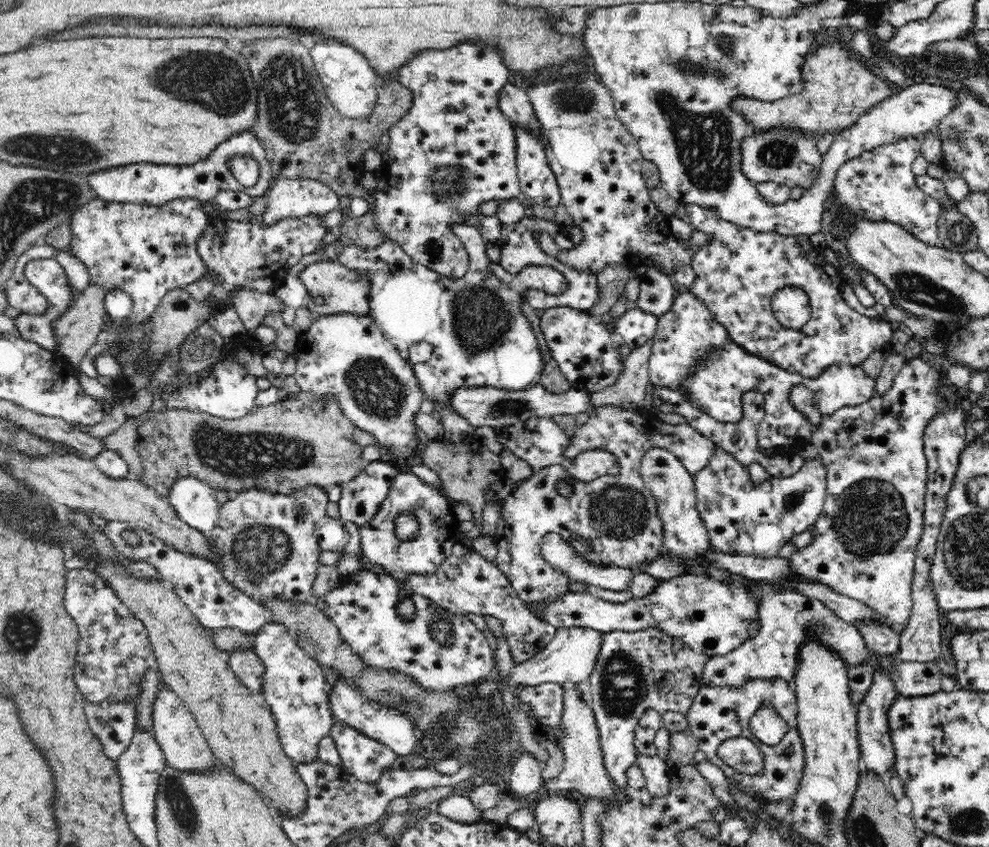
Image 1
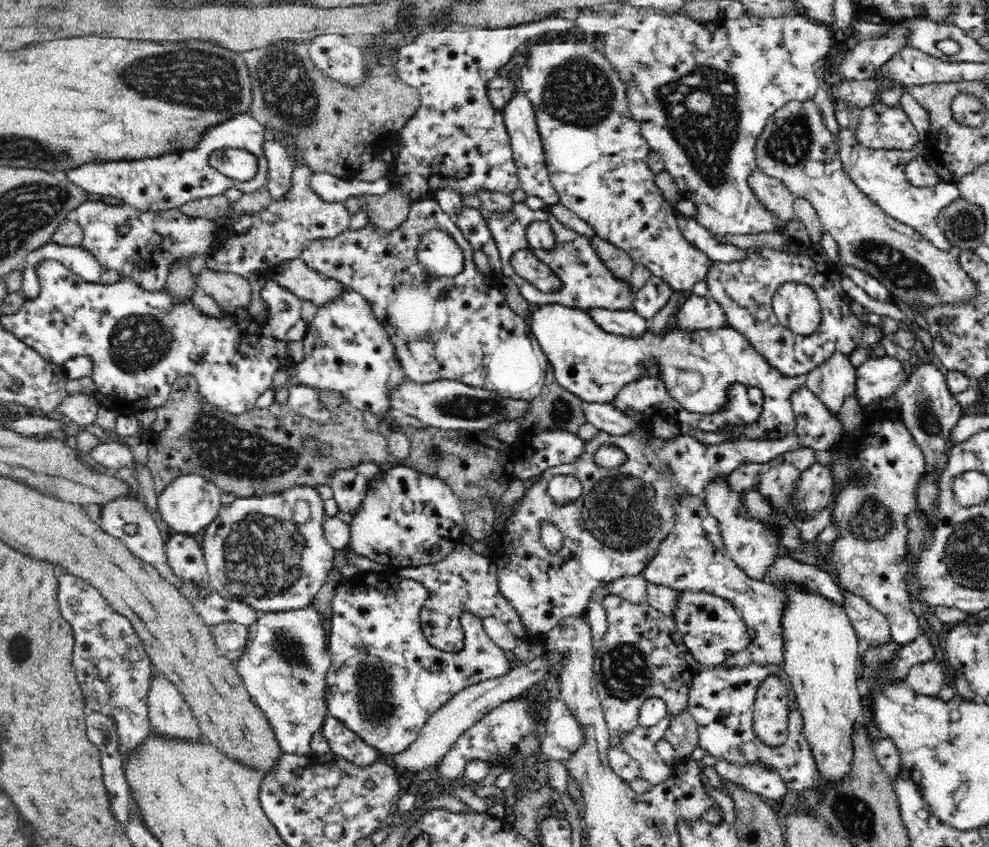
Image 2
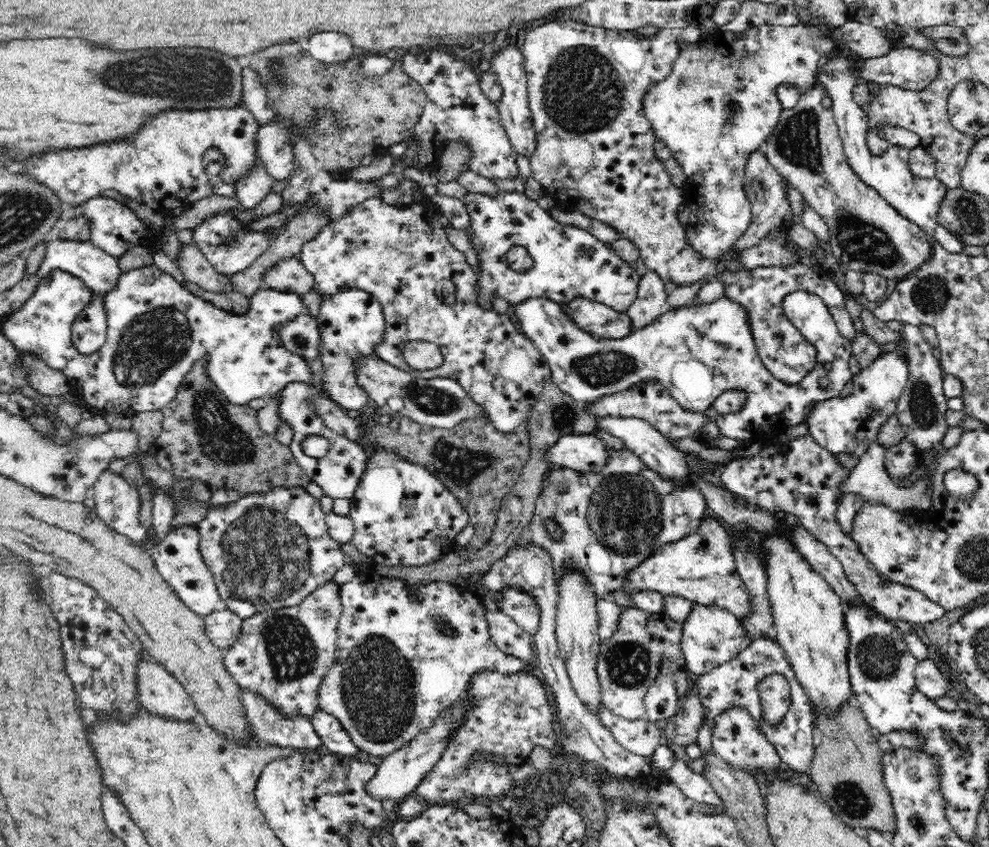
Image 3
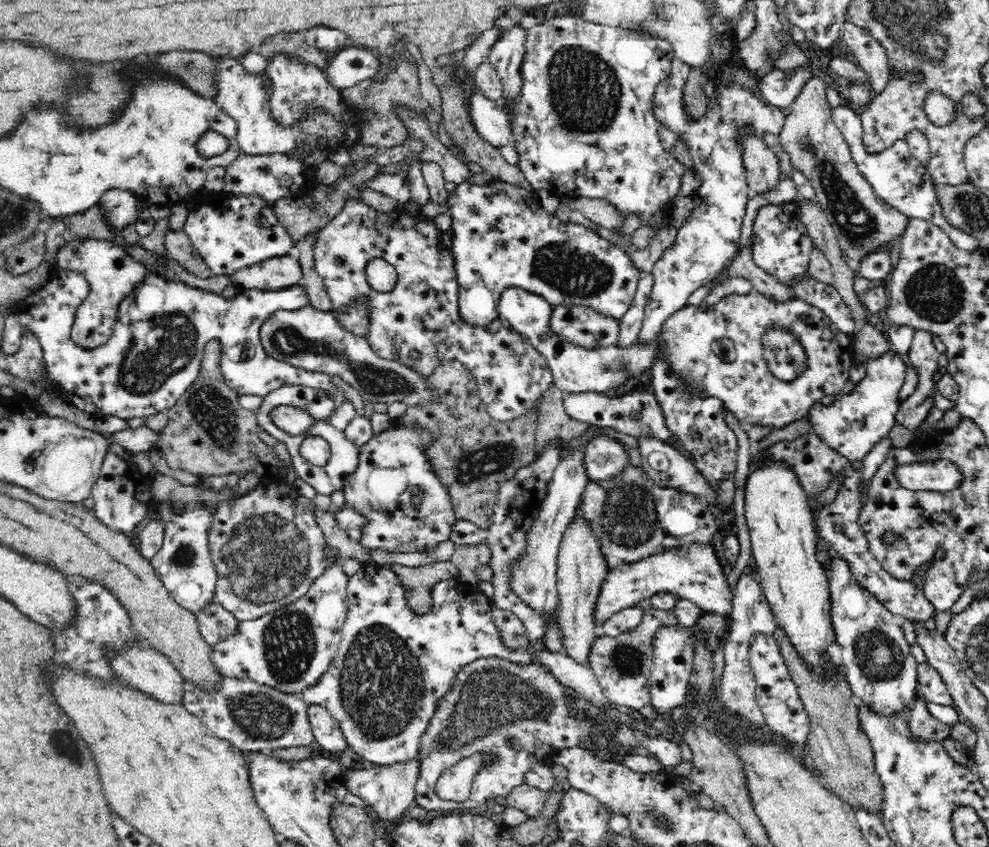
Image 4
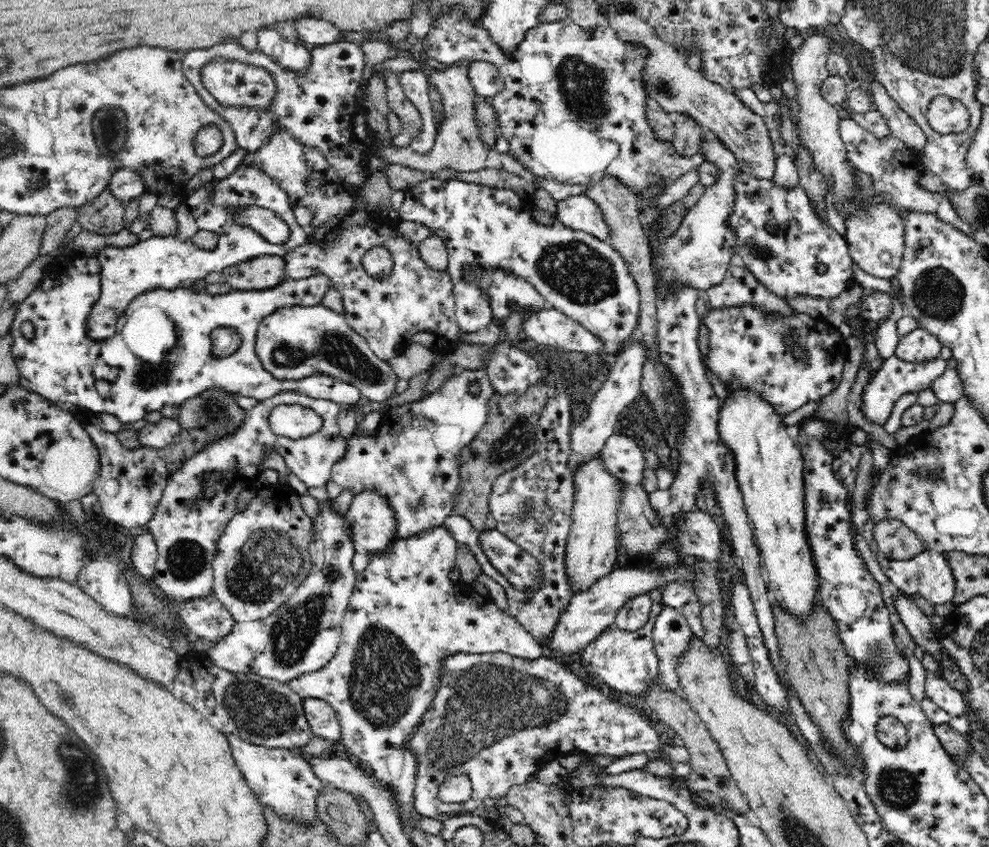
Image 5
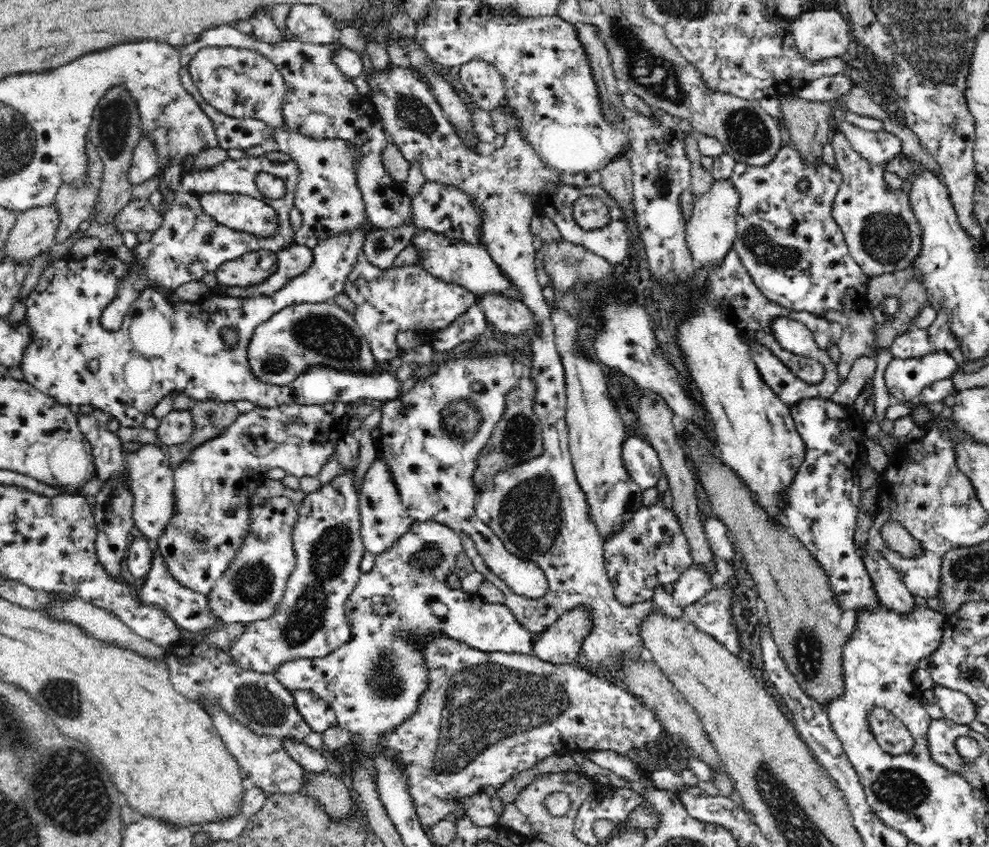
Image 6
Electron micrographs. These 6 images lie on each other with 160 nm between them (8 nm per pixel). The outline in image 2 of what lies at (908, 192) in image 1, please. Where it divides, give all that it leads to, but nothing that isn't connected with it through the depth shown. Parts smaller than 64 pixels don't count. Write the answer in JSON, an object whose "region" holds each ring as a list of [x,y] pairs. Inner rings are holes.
{"region":[[[840,103],[835,111],[840,133],[840,164],[844,173],[853,180],[852,183],[863,195],[866,195],[866,198],[882,209],[882,212],[894,220],[902,222],[903,225],[910,225],[940,250],[948,250],[951,246],[948,245],[944,231],[938,226],[937,218],[946,206],[954,202],[954,199],[960,198],[957,185],[941,180],[930,187],[918,188],[907,179],[906,165],[909,165],[917,156],[924,155],[926,142],[918,140],[918,142],[914,142],[913,148],[880,150],[859,148],[852,132],[858,125],[860,112],[860,109],[846,103]]]}

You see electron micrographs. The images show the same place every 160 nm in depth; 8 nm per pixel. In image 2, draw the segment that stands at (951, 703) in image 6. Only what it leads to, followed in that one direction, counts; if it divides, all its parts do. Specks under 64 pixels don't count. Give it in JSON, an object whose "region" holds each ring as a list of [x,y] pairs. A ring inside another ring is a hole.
{"region":[[[930,661],[912,666],[904,681],[916,694],[936,696],[944,686],[946,676],[938,662]]]}

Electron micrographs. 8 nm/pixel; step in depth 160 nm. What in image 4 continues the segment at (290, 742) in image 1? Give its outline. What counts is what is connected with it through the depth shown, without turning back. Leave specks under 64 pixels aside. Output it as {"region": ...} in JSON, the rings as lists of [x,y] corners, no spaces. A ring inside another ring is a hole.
{"region":[[[334,559],[327,569],[313,580],[308,592],[300,600],[263,614],[260,618],[238,621],[234,634],[213,646],[211,658],[219,672],[230,678],[250,679],[283,693],[294,694],[301,694],[302,690],[320,681],[338,652],[341,641],[341,628],[348,610],[346,603],[348,578],[340,562]]]}

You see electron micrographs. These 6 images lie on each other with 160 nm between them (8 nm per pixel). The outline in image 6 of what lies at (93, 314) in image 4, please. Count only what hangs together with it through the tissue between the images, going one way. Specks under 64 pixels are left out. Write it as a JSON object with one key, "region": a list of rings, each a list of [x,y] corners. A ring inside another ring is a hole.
{"region":[[[270,151],[259,157],[245,156],[241,159],[228,159],[219,165],[201,171],[192,171],[183,174],[174,202],[170,204],[170,210],[166,212],[160,228],[157,228],[151,239],[144,243],[138,243],[134,248],[137,256],[134,263],[128,268],[128,273],[120,282],[116,296],[102,310],[100,323],[106,330],[115,331],[121,327],[123,318],[129,313],[131,304],[144,289],[152,287],[152,284],[163,286],[167,290],[174,291],[181,284],[200,281],[206,272],[214,272],[226,262],[241,258],[243,254],[268,250],[278,253],[288,246],[292,246],[295,240],[295,231],[289,220],[289,212],[295,206],[295,192],[298,188],[298,165],[290,160],[290,155],[280,151]],[[259,172],[279,174],[286,178],[287,192],[284,198],[272,200],[264,196],[256,186],[255,176]],[[209,192],[225,192],[226,194],[248,194],[252,198],[262,200],[264,204],[271,206],[278,217],[278,228],[271,237],[258,237],[252,233],[236,231],[218,223],[214,218],[204,212],[198,197]]]}

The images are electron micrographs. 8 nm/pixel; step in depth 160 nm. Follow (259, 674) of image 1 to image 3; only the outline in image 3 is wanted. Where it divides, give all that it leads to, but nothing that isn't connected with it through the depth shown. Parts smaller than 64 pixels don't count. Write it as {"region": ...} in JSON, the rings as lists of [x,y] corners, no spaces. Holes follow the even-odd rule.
{"region":[[[219,608],[204,619],[207,637],[224,651],[232,648],[242,634],[243,619],[231,610]]]}

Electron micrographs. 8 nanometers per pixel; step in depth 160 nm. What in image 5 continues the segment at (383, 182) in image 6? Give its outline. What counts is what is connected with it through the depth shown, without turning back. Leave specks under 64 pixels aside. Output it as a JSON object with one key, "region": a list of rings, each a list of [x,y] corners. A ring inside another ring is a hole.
{"region":[[[343,39],[334,44],[311,47],[311,54],[312,62],[309,68],[301,73],[286,72],[286,69],[274,62],[270,56],[263,54],[259,49],[249,52],[238,40],[222,42],[222,46],[212,46],[206,50],[188,50],[182,60],[186,78],[201,99],[230,124],[238,146],[250,153],[257,151],[264,148],[276,131],[284,128],[302,145],[318,149],[339,172],[341,180],[355,193],[368,183],[370,172],[364,167],[364,161],[374,145],[370,136],[372,131],[365,117],[365,103],[361,103],[356,97],[358,87],[364,80],[366,55],[359,44],[345,42]],[[212,60],[236,60],[268,69],[276,81],[276,94],[270,104],[270,110],[222,106],[204,88],[200,78],[200,69]]]}

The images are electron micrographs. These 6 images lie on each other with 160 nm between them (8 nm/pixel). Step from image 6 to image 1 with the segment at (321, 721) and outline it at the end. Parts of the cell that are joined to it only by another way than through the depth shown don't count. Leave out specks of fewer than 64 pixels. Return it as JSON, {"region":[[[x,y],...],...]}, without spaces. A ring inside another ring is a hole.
{"region":[[[334,721],[330,731],[332,738],[336,741],[343,762],[342,766],[344,766],[345,770],[352,776],[364,783],[374,784],[378,782],[378,779],[382,778],[386,771],[391,770],[390,766],[396,762],[396,758],[399,756],[399,754],[394,752],[389,746],[370,738],[370,736],[366,736],[361,731],[356,730],[346,723]]]}

